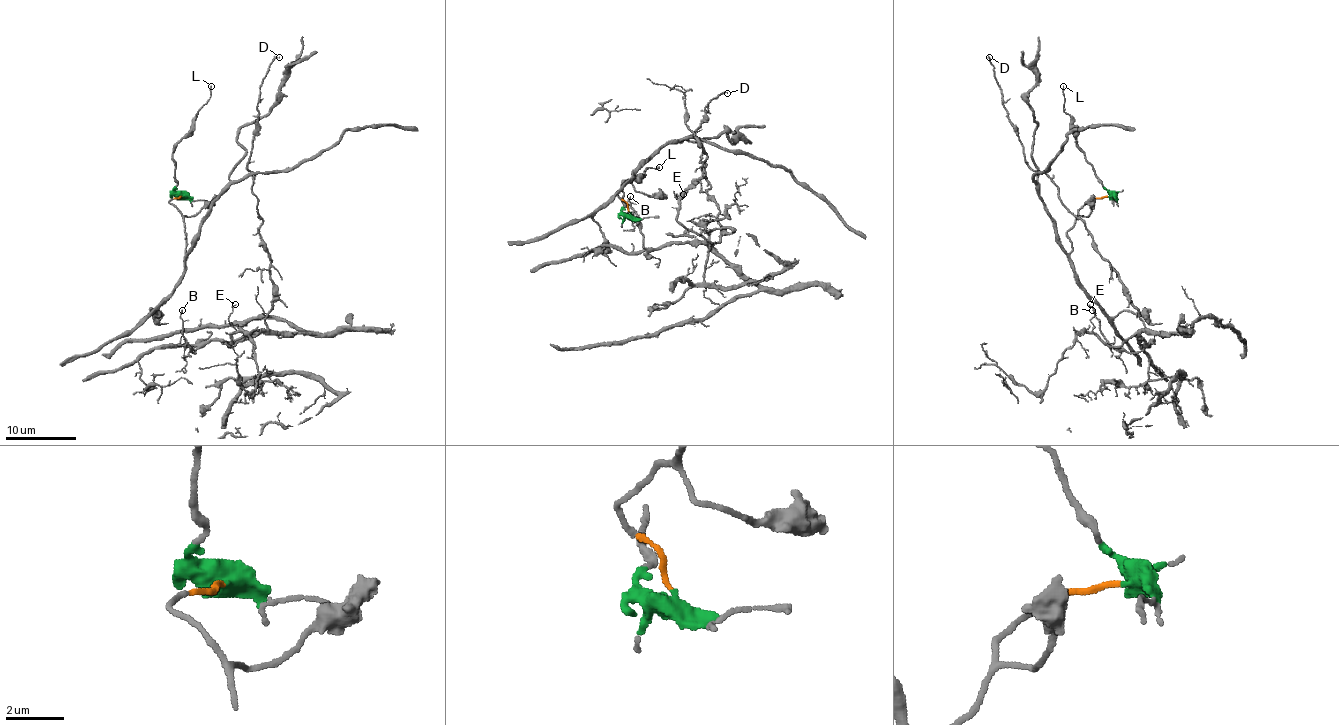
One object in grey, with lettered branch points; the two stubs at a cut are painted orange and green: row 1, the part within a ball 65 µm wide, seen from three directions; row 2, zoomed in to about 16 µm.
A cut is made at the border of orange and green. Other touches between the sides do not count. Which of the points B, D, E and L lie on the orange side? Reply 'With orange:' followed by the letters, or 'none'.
With orange: B, D, E

